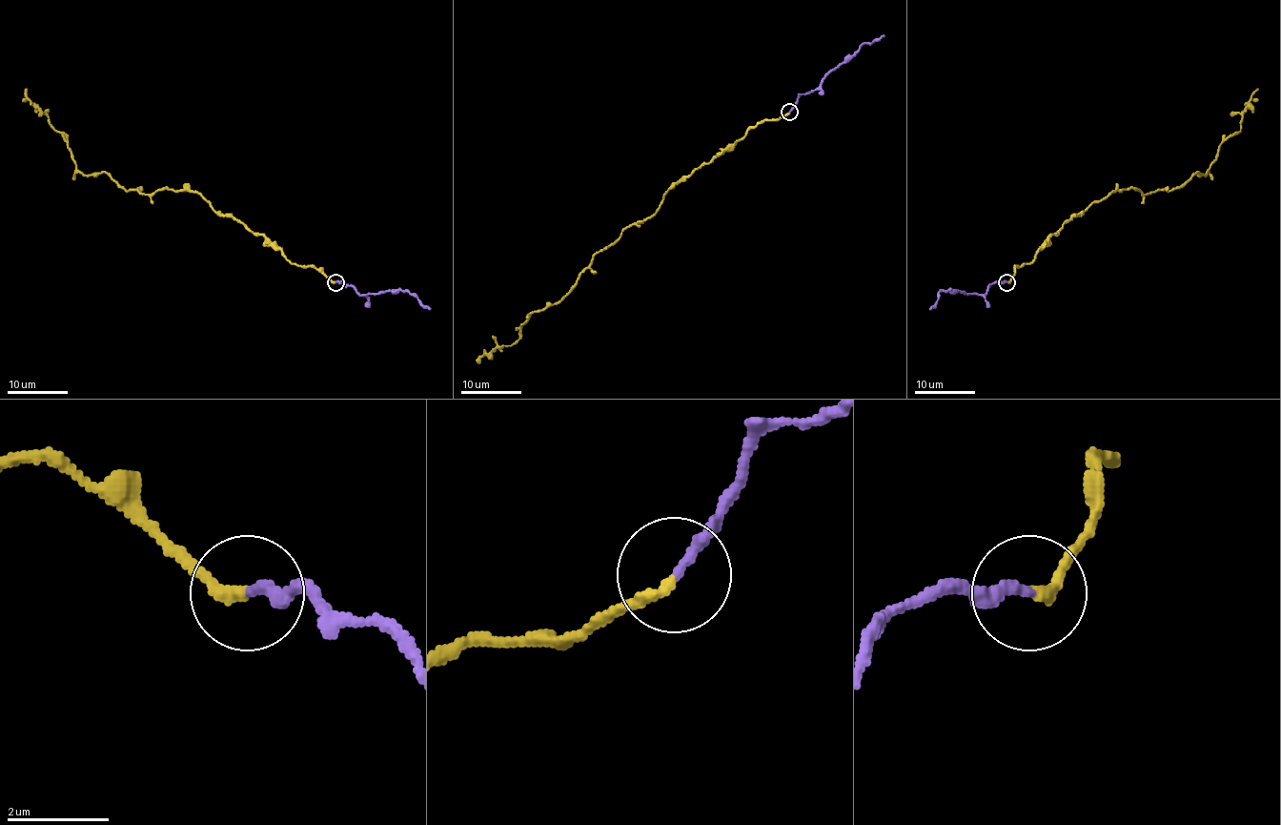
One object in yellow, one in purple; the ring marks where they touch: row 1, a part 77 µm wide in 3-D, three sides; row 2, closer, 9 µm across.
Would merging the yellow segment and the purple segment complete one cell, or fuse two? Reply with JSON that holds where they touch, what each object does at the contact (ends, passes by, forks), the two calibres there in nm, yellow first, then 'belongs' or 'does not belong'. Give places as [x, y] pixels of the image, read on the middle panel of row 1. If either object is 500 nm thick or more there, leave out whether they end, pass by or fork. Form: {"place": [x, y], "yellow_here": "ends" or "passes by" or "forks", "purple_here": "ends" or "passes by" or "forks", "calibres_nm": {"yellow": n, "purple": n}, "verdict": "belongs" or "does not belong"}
{"place": [789, 112], "yellow_here": "ends", "purple_here": "ends", "calibres_nm": {"yellow": 240, "purple": 240}, "verdict": "does not belong"}

